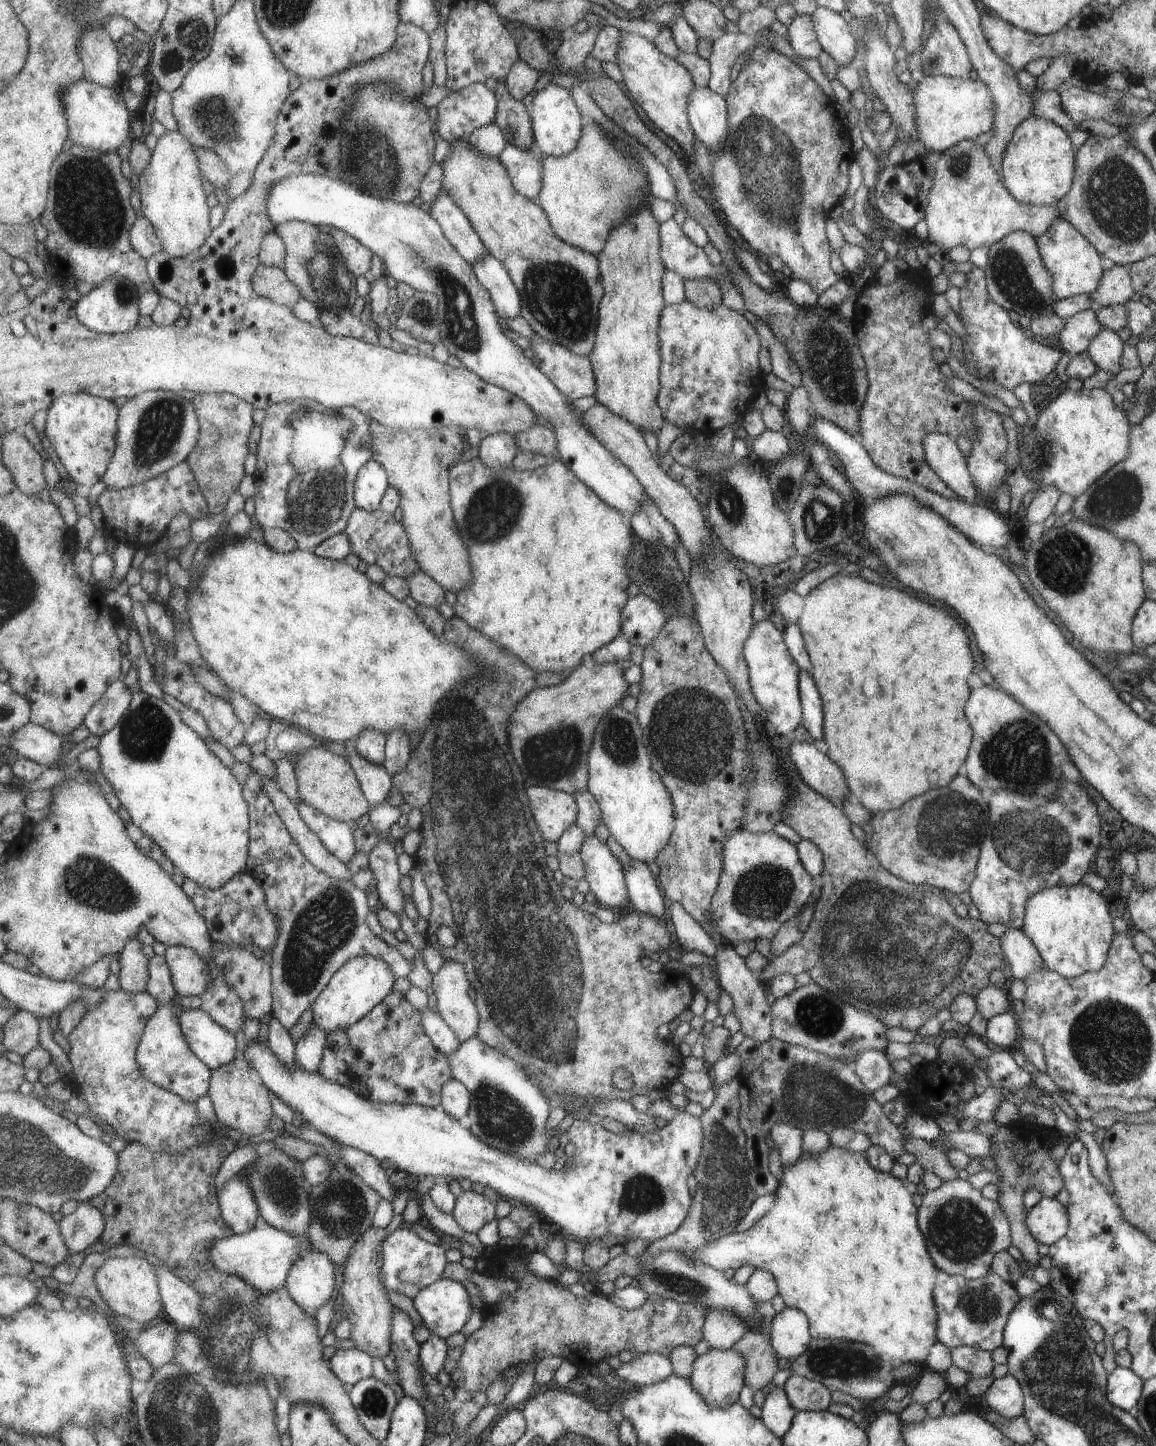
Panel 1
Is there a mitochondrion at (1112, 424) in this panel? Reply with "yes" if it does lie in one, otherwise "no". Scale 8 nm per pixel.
no

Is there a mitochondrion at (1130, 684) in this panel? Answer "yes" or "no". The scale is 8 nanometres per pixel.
no

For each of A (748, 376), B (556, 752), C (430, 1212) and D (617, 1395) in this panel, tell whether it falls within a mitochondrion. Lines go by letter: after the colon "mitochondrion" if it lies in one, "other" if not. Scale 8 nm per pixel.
A: other
B: mitochondrion
C: other
D: other

